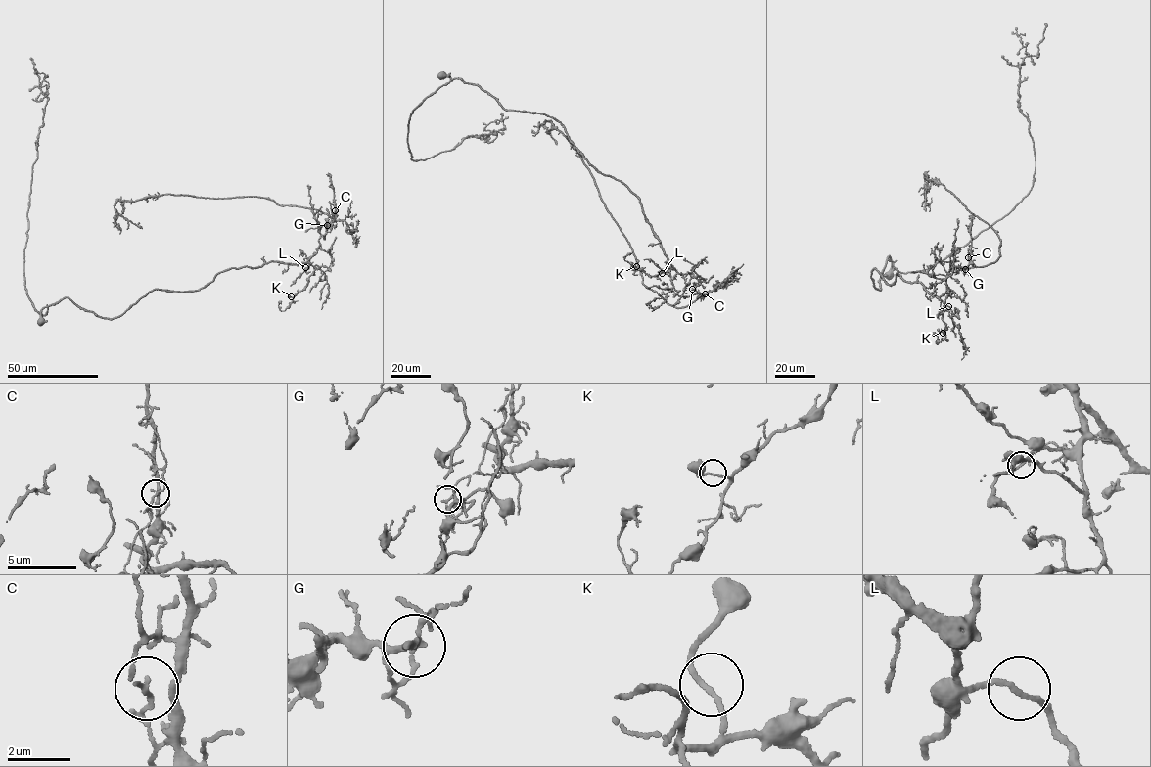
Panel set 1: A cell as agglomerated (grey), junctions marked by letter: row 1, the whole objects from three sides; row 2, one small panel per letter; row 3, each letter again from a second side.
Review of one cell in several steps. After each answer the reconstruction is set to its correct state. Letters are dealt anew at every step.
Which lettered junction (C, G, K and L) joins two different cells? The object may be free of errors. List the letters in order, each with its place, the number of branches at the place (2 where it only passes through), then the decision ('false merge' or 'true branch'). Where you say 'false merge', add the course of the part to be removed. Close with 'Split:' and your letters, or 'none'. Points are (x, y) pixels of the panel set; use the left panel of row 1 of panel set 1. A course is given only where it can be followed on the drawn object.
C: at (335, 210); 2 branches meet; true branch
G: at (327, 225); 2 branches meet; false merge; foreign part runs (327, 225), (335, 214), (333, 218), (255, 196), (169, 194), (116, 202), (116, 211), (142, 228)
K: at (291, 296); 2 branches meet; true branch
L: at (305, 267); 2 branches meet; true branch
Split: G

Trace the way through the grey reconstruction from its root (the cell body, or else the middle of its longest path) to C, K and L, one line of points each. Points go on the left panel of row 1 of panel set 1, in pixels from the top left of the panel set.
C: (41, 321), (41, 310), (66, 297), (113, 319), (155, 289), (199, 290), (231, 268), (304, 262), (335, 210)
K: (41, 321), (66, 297), (113, 319), (155, 289), (310, 263), (291, 296)
L: (41, 321), (41, 310), (66, 297), (113, 319), (153, 290), (199, 290), (231, 268), (276, 261), (305, 267)

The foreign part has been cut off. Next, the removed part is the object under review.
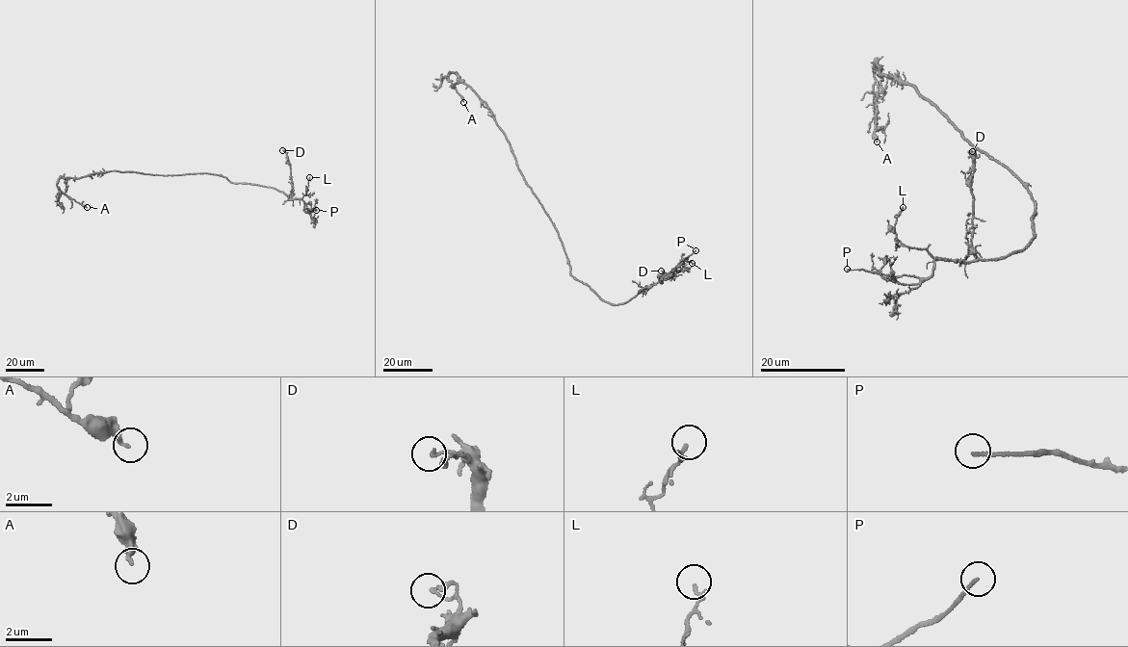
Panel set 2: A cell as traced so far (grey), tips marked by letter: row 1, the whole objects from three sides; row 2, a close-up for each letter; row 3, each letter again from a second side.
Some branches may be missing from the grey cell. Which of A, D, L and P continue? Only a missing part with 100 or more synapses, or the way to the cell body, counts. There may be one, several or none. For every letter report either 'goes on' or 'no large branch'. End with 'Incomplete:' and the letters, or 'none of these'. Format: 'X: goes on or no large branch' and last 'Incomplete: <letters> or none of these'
A: no large branch
D: no large branch
L: no large branch
P: goes on
Incomplete: P

